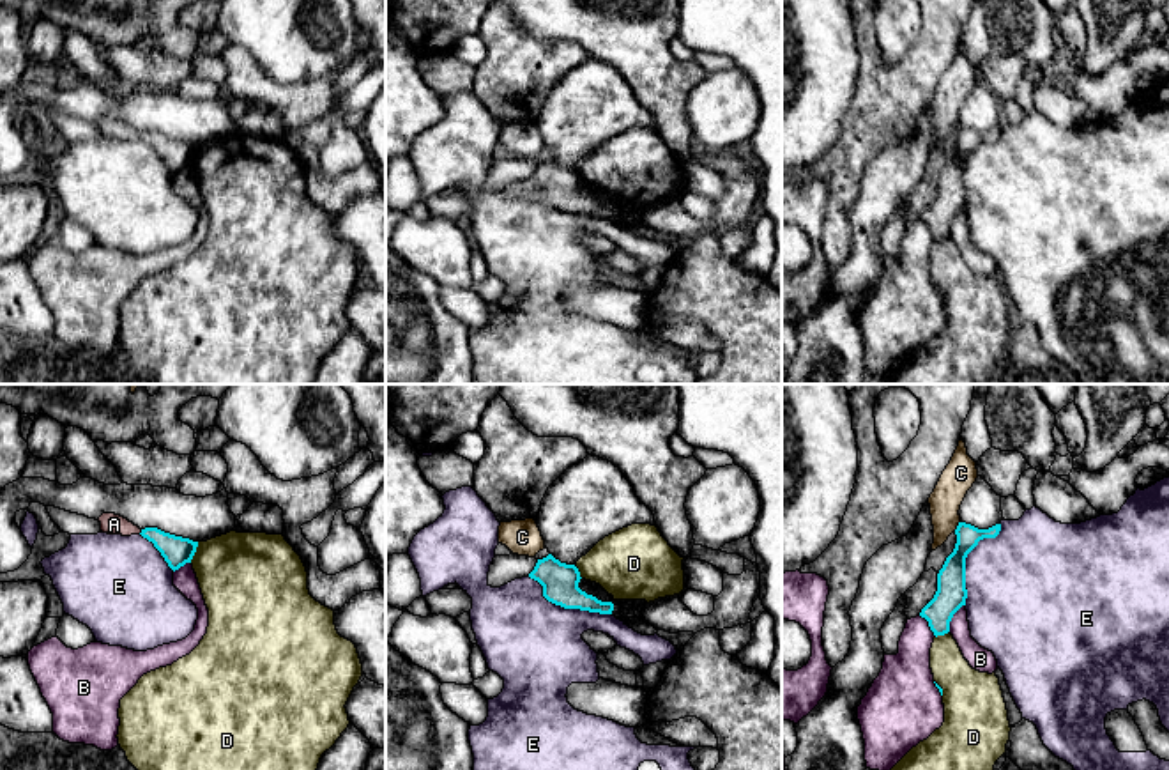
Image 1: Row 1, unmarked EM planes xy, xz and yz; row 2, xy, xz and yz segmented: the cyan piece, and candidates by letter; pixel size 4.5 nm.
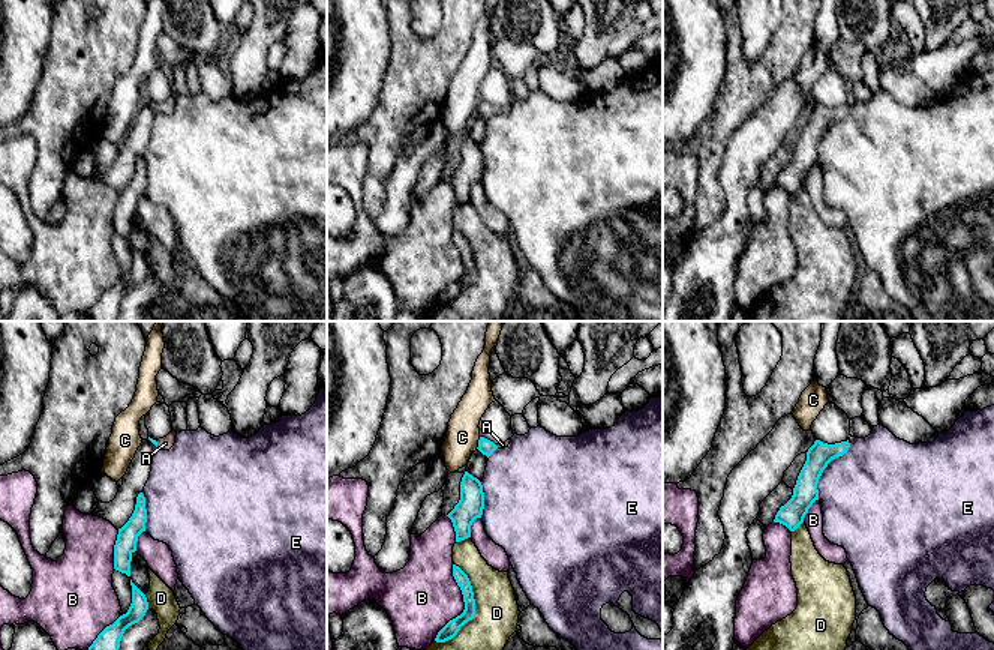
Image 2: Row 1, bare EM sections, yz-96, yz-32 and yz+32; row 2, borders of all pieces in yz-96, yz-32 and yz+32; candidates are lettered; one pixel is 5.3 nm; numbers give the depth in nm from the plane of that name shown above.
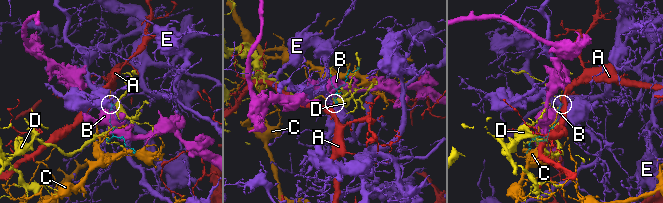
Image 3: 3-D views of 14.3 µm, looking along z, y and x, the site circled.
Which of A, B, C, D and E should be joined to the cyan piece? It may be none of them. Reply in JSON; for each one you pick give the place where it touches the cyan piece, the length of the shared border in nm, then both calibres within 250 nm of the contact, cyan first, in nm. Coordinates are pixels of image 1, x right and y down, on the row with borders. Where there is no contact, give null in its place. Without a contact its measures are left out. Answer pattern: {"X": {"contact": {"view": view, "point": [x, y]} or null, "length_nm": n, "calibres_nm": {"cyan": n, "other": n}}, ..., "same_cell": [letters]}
{"A": {"contact": {"view": "xy", "point": [142, 531]}, "length_nm": 30, "calibres_nm": {"cyan": 140, "other": 100}}, "same_cell": ["A"]}

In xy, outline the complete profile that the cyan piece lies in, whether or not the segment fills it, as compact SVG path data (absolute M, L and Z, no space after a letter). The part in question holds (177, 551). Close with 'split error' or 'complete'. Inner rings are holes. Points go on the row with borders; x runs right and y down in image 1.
M103 513L97 520L101 522L103 533L122 536L141 535L143 538L152 542L173 572L186 563L191 563L198 547L198 542L164 533L157 527L140 529L127 519L115 513Z; split error

